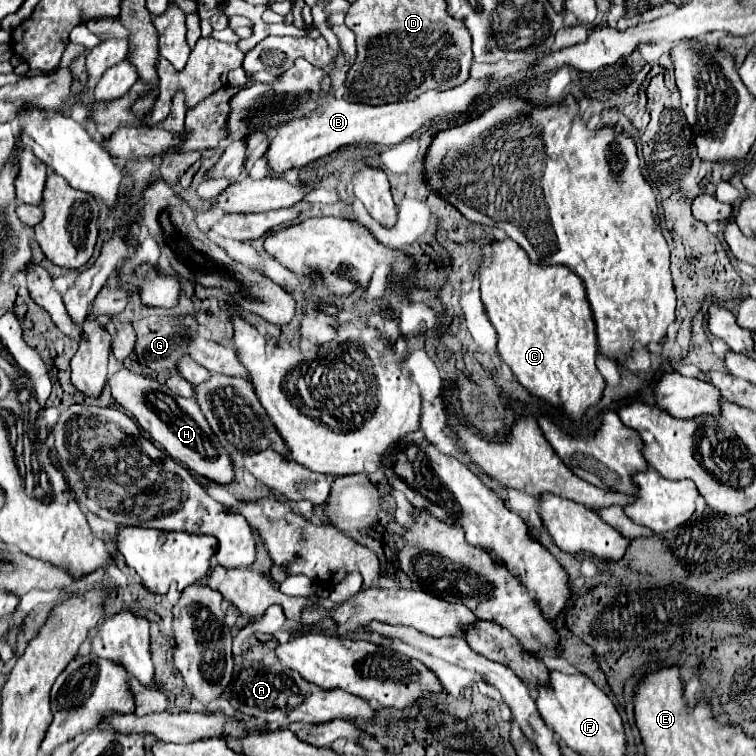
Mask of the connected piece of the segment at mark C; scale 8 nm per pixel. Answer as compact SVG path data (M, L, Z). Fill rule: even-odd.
M510 238L502 242L492 242L490 264L482 266L478 272L482 302L490 322L498 332L498 352L502 360L510 366L518 382L530 392L546 400L548 404L560 408L570 418L578 420L584 410L596 404L606 386L602 374L596 368L596 326L592 320L592 310L586 300L584 282L566 266L536 266L530 262L528 254Z

